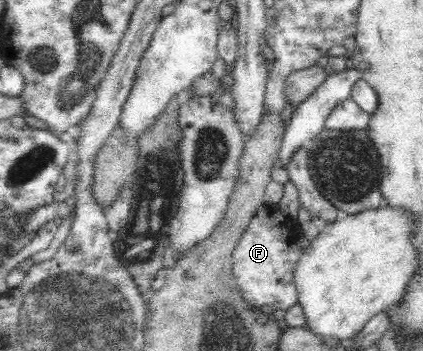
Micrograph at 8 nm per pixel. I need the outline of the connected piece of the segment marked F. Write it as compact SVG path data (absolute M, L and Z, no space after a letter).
M278 204L274 206L261 205L249 221L247 229L232 251L232 275L235 276L236 285L240 295L247 303L253 304L257 309L261 305L271 305L274 309L289 309L290 305L297 304L297 290L293 281L293 272L304 248L296 242L300 231L293 224L293 219L285 215Z

